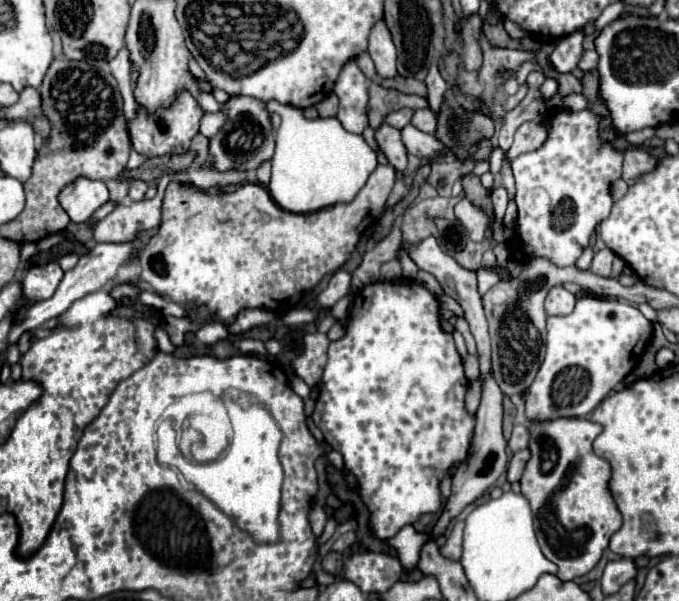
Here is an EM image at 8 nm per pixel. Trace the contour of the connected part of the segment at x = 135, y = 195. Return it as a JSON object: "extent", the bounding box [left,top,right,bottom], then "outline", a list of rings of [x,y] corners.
{"extent":[129,181,147,201],"outline":[[[129,181],[129,185],[131,185],[131,189],[129,189],[129,197],[133,199],[133,201],[141,201],[141,199],[145,199],[145,191],[147,191],[147,183],[143,183],[143,181]]]}

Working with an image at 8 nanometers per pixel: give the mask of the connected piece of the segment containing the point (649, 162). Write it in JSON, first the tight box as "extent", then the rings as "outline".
{"extent":[623,149,657,181],"outline":[[[627,149],[625,151],[625,163],[623,163],[623,179],[625,181],[635,181],[651,171],[655,171],[657,167],[657,159],[653,155],[649,155],[643,149]]]}

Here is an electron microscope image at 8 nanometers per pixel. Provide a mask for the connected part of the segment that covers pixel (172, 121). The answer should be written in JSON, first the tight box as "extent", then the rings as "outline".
{"extent":[129,93,201,157],"outline":[[[181,93],[177,101],[169,109],[159,109],[151,117],[143,113],[143,109],[137,111],[137,117],[129,123],[131,139],[133,139],[133,149],[137,153],[143,153],[145,157],[161,157],[161,155],[183,155],[187,153],[191,139],[197,135],[199,129],[199,119],[201,119],[201,109],[197,101],[189,93]]]}

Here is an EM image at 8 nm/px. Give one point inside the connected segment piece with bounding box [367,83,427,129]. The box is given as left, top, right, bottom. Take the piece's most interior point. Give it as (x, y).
(382, 101)

